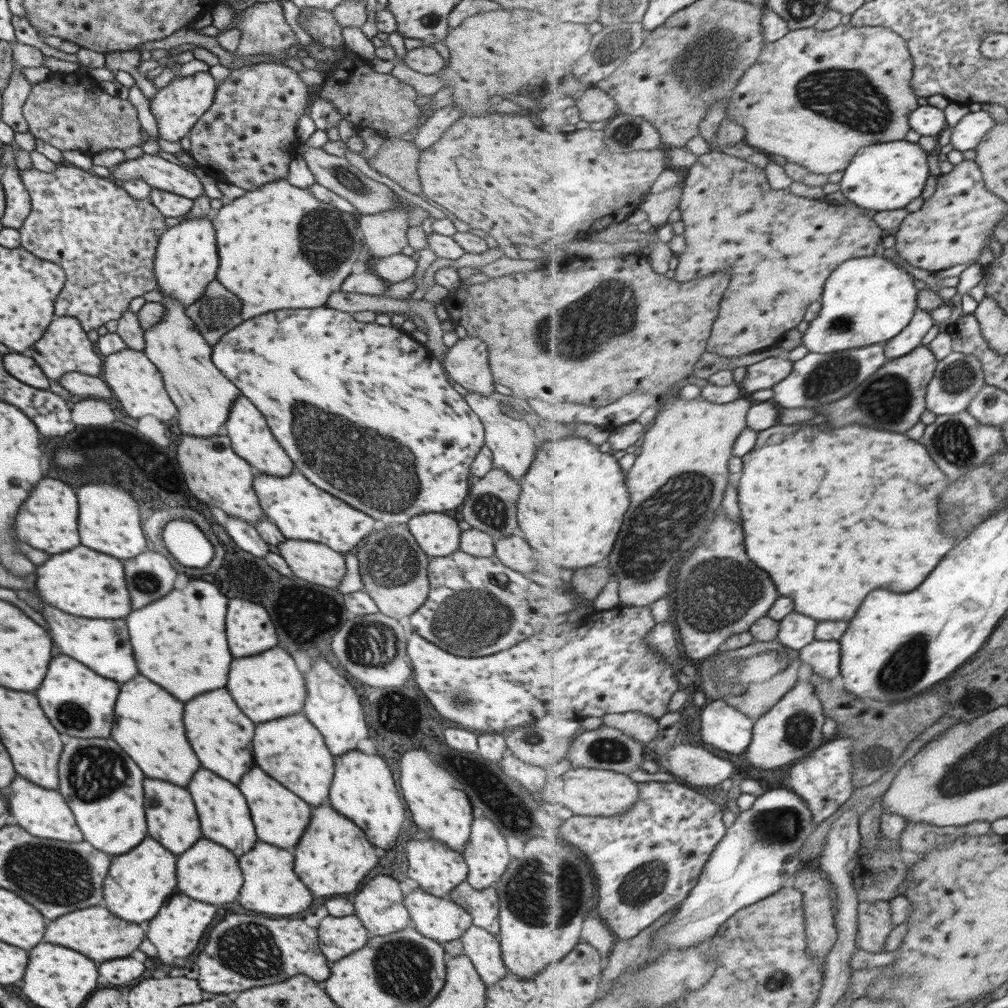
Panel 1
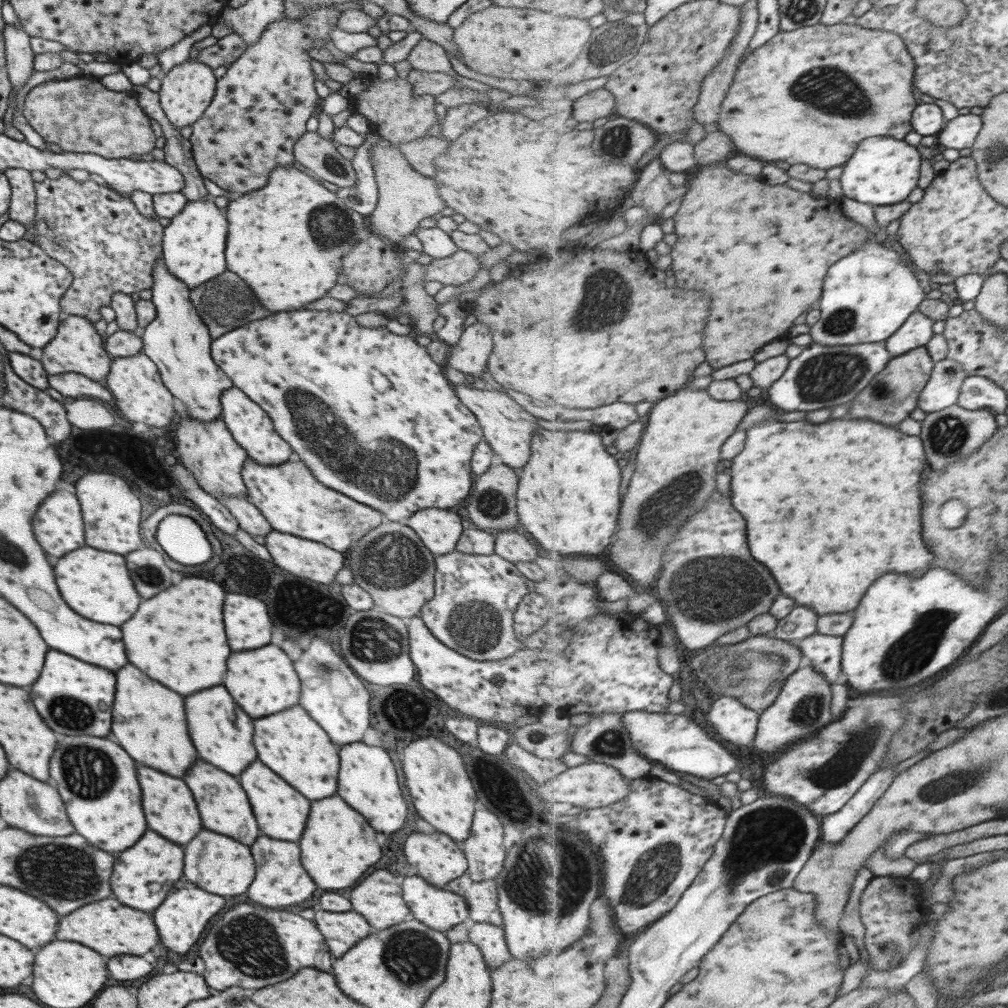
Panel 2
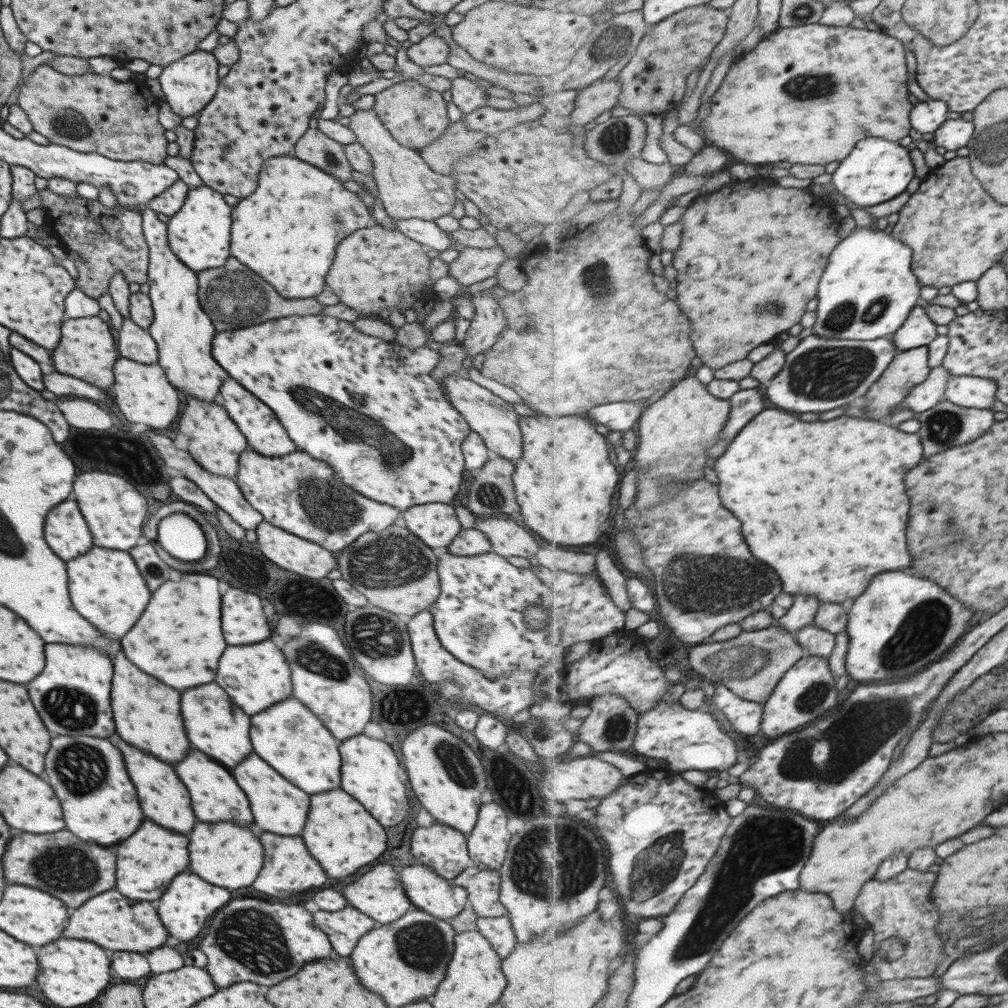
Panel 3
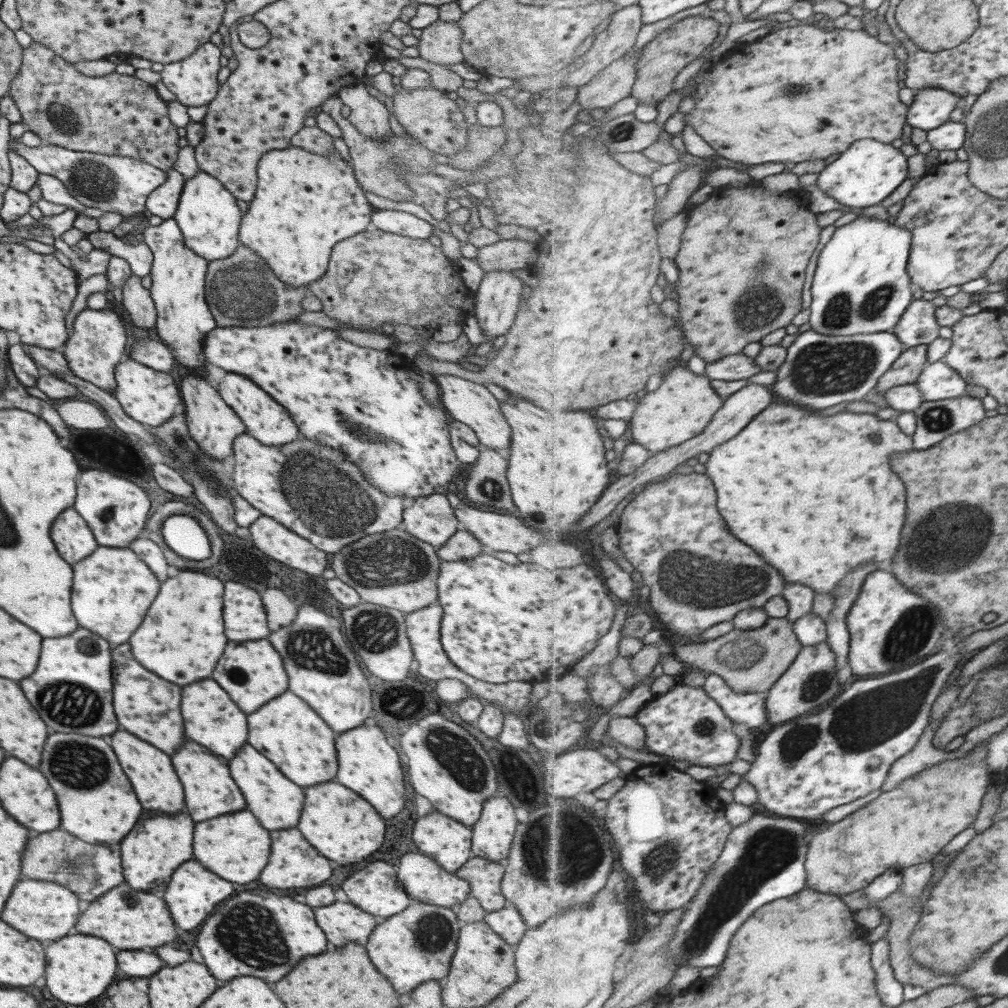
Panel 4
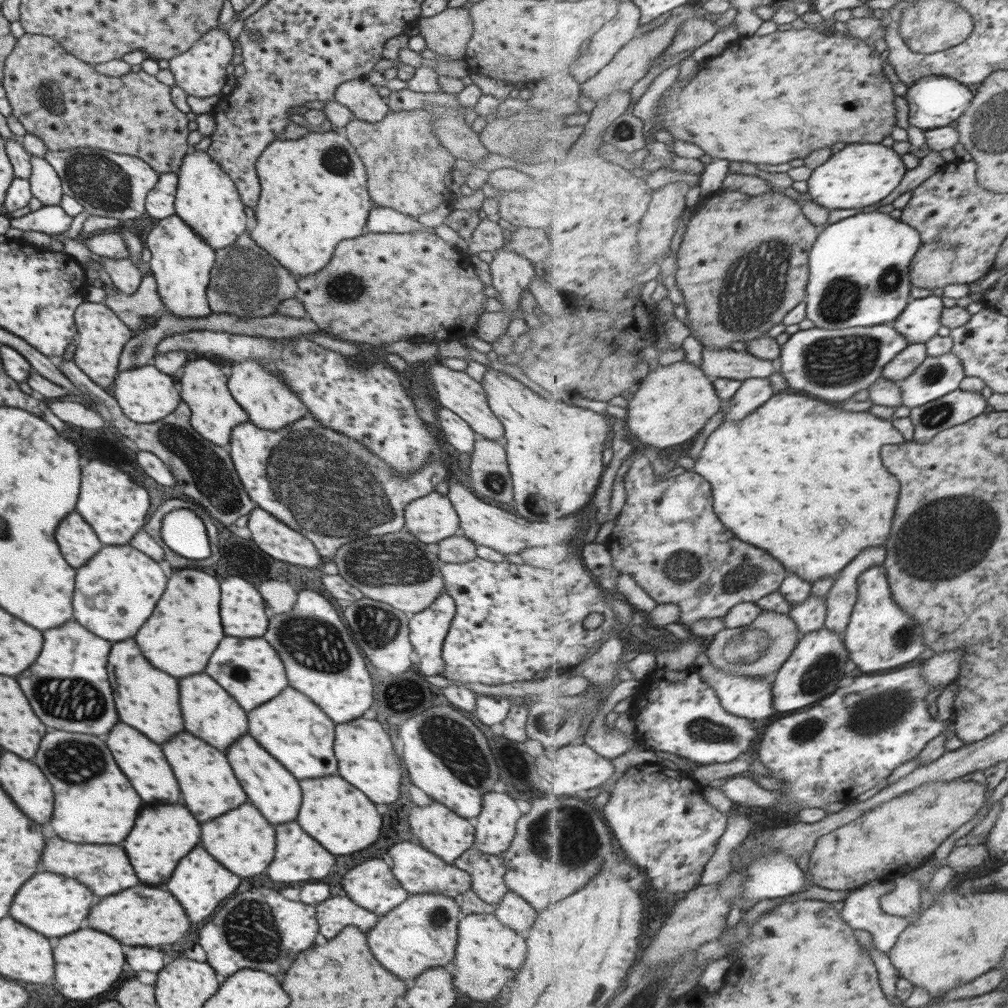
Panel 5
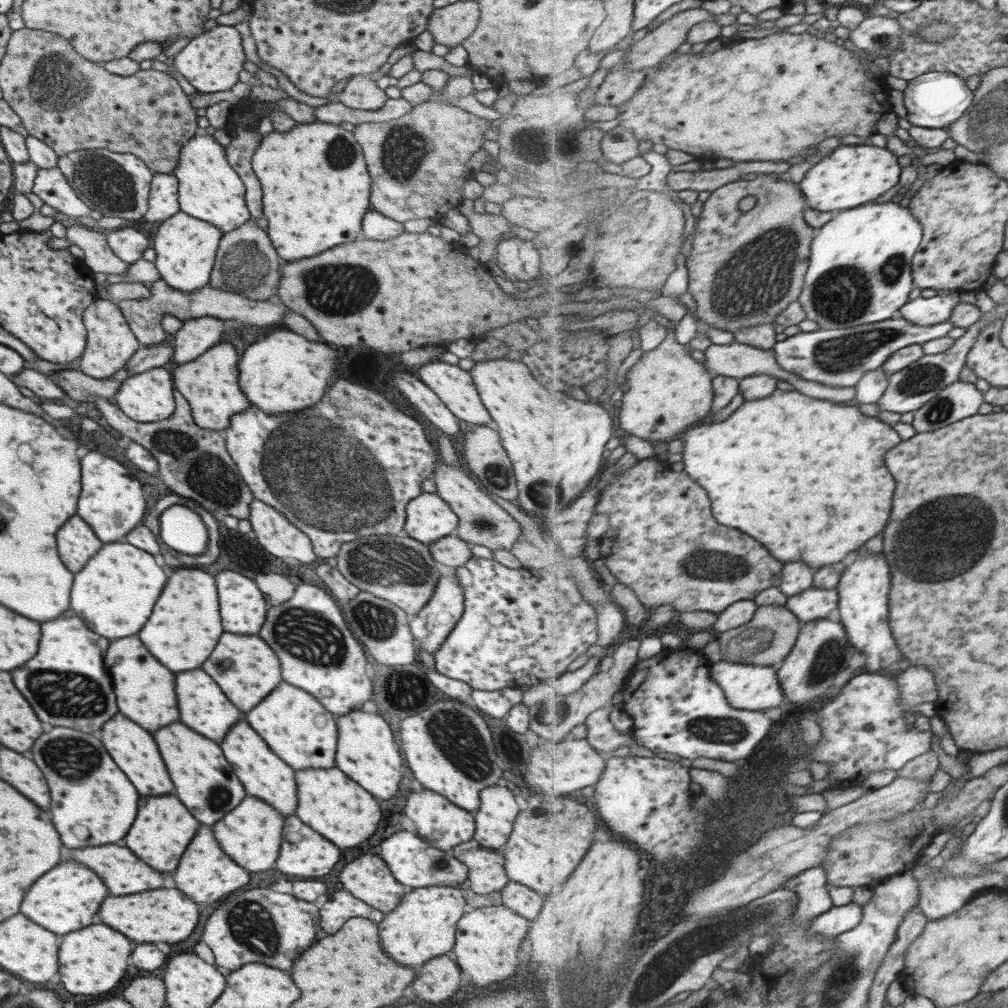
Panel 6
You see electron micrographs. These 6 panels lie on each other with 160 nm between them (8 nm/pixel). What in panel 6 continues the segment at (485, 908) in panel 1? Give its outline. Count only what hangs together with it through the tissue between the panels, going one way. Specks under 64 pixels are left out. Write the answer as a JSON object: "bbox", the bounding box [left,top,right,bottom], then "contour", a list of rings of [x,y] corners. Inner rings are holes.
{"bbox":[449,839,507,894],"contour":[[[469,839],[456,844],[449,852],[468,869],[465,886],[475,894],[495,892],[507,884],[501,851],[481,848],[478,842]]]}

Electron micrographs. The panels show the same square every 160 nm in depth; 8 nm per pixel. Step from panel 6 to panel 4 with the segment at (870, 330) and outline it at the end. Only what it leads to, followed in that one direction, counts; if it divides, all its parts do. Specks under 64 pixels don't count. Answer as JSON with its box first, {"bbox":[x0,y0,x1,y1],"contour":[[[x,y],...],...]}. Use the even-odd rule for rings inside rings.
{"bbox":[771,329,907,408],"contour":[[[812,329],[799,335],[788,350],[786,363],[777,370],[776,381],[771,386],[776,400],[787,398],[791,404],[801,404],[807,408],[829,408],[841,402],[863,401],[870,396],[871,390],[876,389],[880,378],[892,367],[907,346],[900,342],[894,332],[875,332],[875,334],[859,334],[855,336],[826,336]]]}

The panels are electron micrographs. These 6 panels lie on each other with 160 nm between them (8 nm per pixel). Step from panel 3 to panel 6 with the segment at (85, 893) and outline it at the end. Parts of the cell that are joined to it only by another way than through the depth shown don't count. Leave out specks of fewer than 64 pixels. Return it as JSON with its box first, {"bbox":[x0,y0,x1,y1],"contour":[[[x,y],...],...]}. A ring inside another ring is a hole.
{"bbox":[71,844,165,896],"contour":[[[115,844],[83,848],[83,850],[71,850],[71,860],[83,862],[93,872],[97,872],[97,876],[101,876],[103,884],[109,888],[109,894],[113,894],[113,896],[135,894],[135,892],[143,892],[143,890],[161,888],[161,884],[165,882],[165,874],[157,874],[153,868],[149,868],[147,864],[137,860],[127,848],[115,846]]]}

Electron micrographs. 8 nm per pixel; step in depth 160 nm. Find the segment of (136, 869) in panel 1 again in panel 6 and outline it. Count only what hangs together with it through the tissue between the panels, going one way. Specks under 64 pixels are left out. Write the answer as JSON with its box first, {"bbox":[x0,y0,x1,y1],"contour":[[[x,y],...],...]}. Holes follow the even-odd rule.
{"bbox":[125,796,199,874],"contour":[[[141,796],[137,806],[137,816],[125,834],[125,846],[139,858],[145,860],[151,868],[165,874],[177,866],[177,860],[193,834],[197,832],[199,822],[187,812],[187,808],[175,796]]]}

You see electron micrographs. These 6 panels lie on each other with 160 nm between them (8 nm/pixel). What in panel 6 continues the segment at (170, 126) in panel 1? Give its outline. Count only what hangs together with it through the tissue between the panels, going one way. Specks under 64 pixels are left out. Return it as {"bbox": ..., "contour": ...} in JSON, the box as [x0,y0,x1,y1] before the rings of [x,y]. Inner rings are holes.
{"bbox":[172,25,245,93],"contour":[[[216,25],[209,31],[203,31],[199,36],[193,37],[173,56],[172,66],[179,74],[182,74],[187,82],[197,92],[212,93],[229,90],[238,80],[237,74],[243,69],[245,55],[241,48],[241,37],[233,25]]]}

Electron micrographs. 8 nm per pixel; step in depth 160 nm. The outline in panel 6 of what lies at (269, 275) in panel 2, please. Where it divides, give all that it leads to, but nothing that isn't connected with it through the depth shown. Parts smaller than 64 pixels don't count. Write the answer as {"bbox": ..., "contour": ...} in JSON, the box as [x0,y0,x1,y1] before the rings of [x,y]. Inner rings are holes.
{"bbox":[250,122,370,261],"contour":[[[313,122],[295,124],[291,131],[271,131],[261,136],[254,148],[250,165],[262,192],[263,216],[267,220],[267,236],[283,261],[315,256],[324,250],[358,238],[361,219],[370,210],[370,176],[361,147],[351,131],[339,125]]]}

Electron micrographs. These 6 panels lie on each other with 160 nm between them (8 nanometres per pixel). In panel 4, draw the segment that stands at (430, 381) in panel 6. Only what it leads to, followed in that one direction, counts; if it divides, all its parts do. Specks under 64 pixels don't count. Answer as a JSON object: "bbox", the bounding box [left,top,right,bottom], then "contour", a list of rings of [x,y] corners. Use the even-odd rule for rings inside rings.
{"bbox":[434,375,511,451],"contour":[[[438,375],[434,378],[439,387],[439,404],[449,418],[466,424],[477,437],[483,448],[496,451],[509,446],[511,431],[500,411],[500,403],[483,385],[452,375]]]}

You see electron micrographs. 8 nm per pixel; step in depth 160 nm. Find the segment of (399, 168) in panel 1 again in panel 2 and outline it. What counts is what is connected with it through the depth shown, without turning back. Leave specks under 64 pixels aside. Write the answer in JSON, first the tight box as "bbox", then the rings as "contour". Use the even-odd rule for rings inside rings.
{"bbox":[396,135,451,178],"contour":[[[424,135],[409,142],[400,142],[396,147],[401,151],[402,157],[405,157],[408,165],[415,169],[416,173],[431,178],[435,176],[434,158],[443,154],[450,143],[451,141],[439,135]]]}

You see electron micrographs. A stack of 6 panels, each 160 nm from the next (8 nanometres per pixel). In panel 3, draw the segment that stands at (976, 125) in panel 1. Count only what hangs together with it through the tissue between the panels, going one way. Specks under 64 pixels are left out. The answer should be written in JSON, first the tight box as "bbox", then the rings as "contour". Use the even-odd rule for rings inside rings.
{"bbox":[933,119,975,151],"contour":[[[947,119],[935,132],[933,143],[942,151],[959,150],[975,141],[975,123],[963,119]]]}

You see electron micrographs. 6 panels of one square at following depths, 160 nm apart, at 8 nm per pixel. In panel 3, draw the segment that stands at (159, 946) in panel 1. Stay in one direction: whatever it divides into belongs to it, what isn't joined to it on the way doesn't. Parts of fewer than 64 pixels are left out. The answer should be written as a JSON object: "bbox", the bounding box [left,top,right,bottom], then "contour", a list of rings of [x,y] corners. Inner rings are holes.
{"bbox":[157,870,231,942],"contour":[[[185,870],[171,879],[171,884],[167,885],[167,890],[157,900],[157,914],[165,930],[169,932],[169,936],[175,936],[179,942],[187,942],[199,934],[199,930],[205,926],[205,920],[217,908],[227,904],[229,898],[231,894],[227,892],[227,889],[217,888],[217,885],[206,883],[199,876],[189,874],[189,871]]]}

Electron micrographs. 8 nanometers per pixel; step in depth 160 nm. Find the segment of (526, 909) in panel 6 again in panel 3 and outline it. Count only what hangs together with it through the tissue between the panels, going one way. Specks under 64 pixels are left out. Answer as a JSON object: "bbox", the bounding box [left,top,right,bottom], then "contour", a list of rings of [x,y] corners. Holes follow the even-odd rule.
{"bbox":[476,915,517,960],"contour":[[[507,915],[491,918],[477,917],[476,929],[489,942],[490,948],[493,948],[493,952],[500,960],[506,959],[517,944]]]}

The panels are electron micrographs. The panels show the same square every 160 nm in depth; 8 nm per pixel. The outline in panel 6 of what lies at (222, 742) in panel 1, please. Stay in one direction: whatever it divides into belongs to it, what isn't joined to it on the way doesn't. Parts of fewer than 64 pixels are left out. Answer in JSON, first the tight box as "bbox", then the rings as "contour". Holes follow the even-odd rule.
{"bbox":[175,670,243,742],"contour":[[[189,670],[189,672],[179,672],[175,674],[175,696],[177,696],[177,710],[179,710],[179,720],[193,728],[197,734],[203,734],[205,738],[211,738],[219,742],[223,734],[243,718],[243,714],[221,694],[217,684],[201,670]]]}

